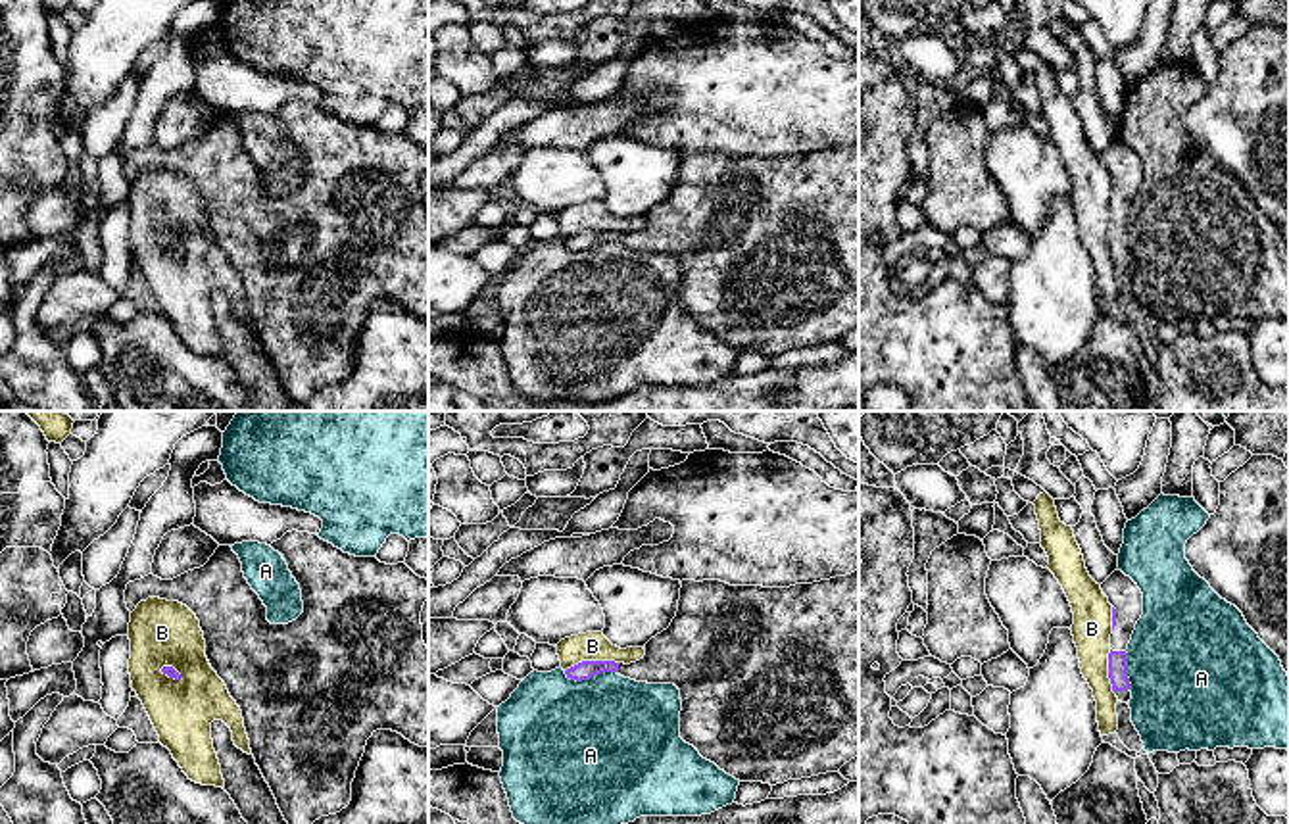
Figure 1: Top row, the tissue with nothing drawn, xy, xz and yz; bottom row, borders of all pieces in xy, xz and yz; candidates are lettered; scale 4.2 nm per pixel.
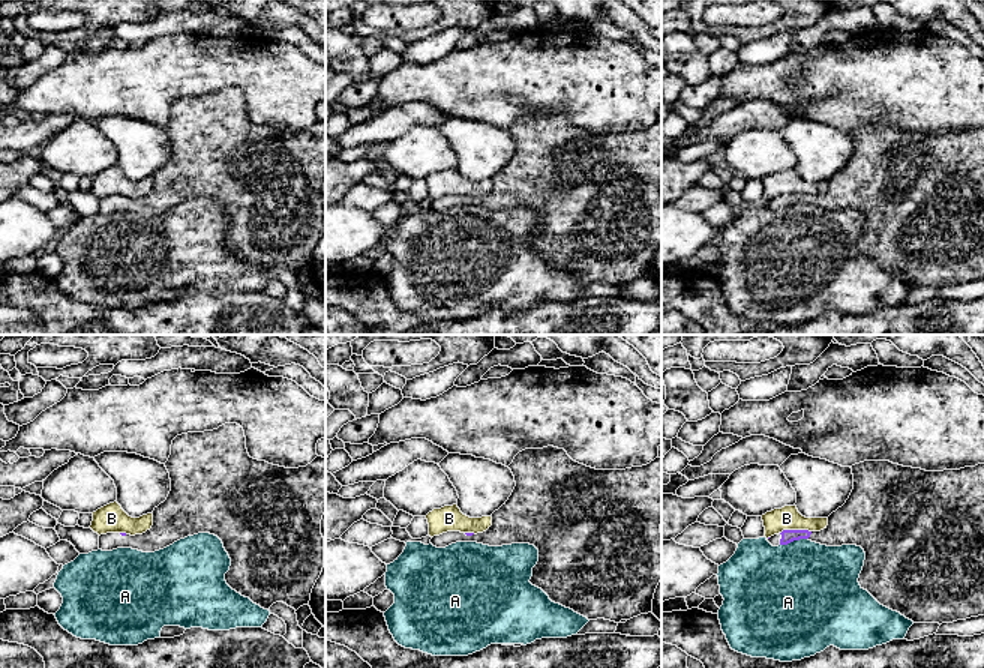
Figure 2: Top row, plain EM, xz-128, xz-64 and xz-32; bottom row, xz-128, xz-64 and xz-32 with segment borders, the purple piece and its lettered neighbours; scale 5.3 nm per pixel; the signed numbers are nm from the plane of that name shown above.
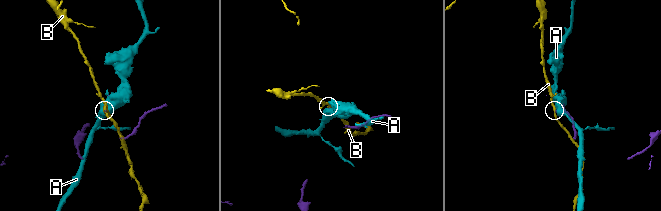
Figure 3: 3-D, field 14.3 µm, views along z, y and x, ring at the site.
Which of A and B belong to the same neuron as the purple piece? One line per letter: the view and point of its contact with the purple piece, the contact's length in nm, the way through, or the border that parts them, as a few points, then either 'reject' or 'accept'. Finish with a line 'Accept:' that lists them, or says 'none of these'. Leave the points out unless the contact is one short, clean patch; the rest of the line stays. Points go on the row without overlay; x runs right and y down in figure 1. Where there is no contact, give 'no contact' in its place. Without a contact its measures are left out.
A: xz (588, 248) | 220 nm | along xz (615, 241), (604, 241), (586, 250), (571, 250), (563, 242) | reject
B: xz (592, 231) | 240 nm | reject
Accept: none of these

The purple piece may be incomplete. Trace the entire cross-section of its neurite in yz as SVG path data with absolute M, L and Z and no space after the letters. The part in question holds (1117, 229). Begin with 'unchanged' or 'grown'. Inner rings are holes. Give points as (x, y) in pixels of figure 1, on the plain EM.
grown | M1118 138L1101 154L1101 159L1112 175L1108 248L1118 271L1130 275L1131 254L1128 248L1126 219L1135 200L1135 194L1143 184L1143 163L1137 154Z

